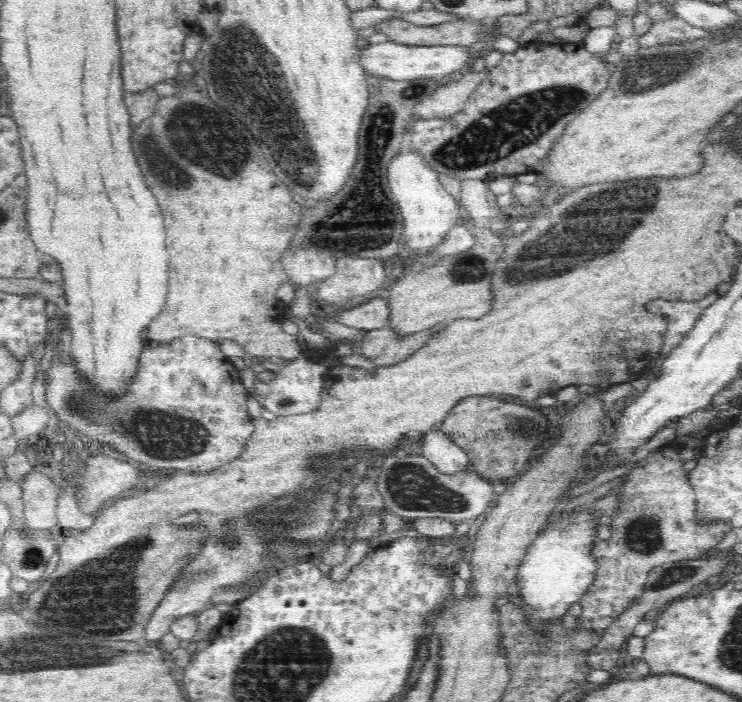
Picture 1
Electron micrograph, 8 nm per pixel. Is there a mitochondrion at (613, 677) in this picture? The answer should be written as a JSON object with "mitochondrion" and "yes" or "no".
{"mitochondrion":"no"}

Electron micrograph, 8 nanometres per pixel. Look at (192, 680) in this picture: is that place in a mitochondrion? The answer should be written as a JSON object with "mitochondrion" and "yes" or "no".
{"mitochondrion":"no"}

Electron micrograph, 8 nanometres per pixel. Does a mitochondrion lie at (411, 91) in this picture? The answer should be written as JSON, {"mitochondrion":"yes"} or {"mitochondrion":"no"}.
{"mitochondrion":"yes"}

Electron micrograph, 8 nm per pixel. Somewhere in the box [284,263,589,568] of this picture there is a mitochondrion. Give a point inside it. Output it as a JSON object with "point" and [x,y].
{"point":[411,486]}

